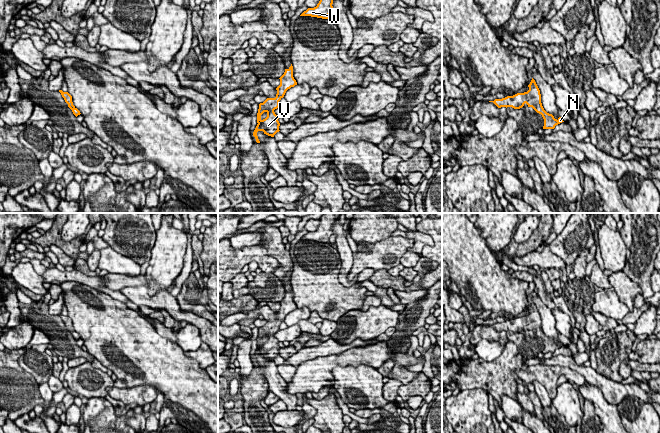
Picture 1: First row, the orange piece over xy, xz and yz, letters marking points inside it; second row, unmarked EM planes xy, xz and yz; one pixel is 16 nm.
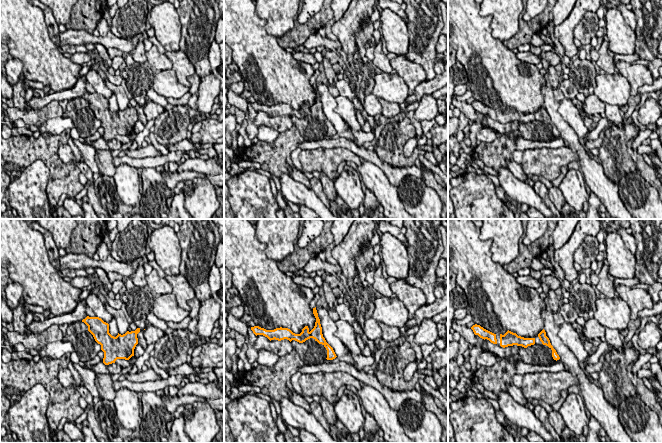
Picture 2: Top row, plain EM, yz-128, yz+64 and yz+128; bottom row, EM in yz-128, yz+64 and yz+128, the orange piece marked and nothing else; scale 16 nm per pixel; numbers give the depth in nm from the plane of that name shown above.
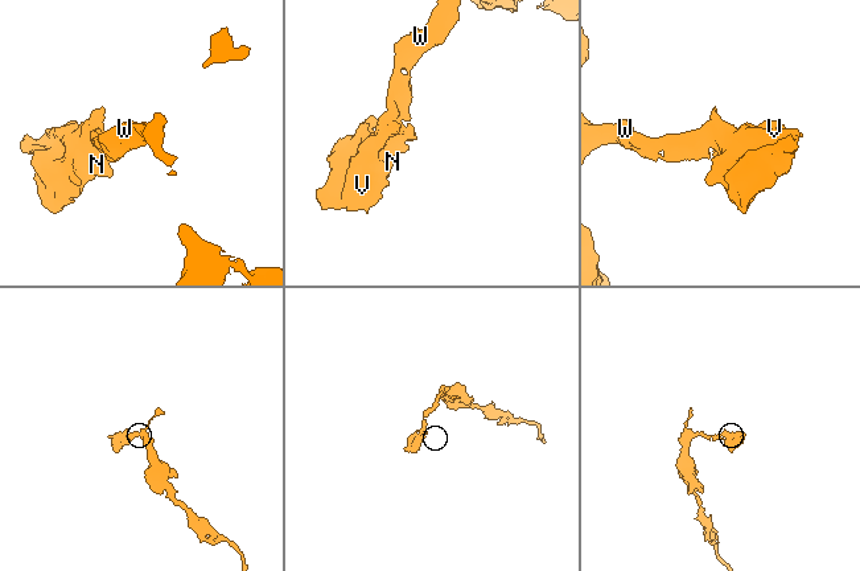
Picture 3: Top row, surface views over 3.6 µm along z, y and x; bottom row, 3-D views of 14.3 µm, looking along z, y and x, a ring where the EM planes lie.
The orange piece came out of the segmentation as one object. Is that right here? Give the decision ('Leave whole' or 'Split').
Leave whole

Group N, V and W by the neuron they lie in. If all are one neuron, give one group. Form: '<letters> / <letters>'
N V W

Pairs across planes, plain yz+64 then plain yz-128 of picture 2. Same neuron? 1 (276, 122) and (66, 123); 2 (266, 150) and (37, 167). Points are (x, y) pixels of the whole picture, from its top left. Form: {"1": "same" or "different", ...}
{"1": "different", "2": "different"}

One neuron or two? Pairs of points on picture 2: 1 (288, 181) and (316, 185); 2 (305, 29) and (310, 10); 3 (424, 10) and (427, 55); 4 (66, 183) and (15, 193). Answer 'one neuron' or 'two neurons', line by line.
1: two neurons
2: two neurons
3: one neuron
4: two neurons

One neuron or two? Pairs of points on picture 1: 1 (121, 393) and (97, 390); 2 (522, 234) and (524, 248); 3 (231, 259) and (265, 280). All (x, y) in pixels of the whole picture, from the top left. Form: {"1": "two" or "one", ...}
{"1": "two", "2": "two", "3": "two"}

